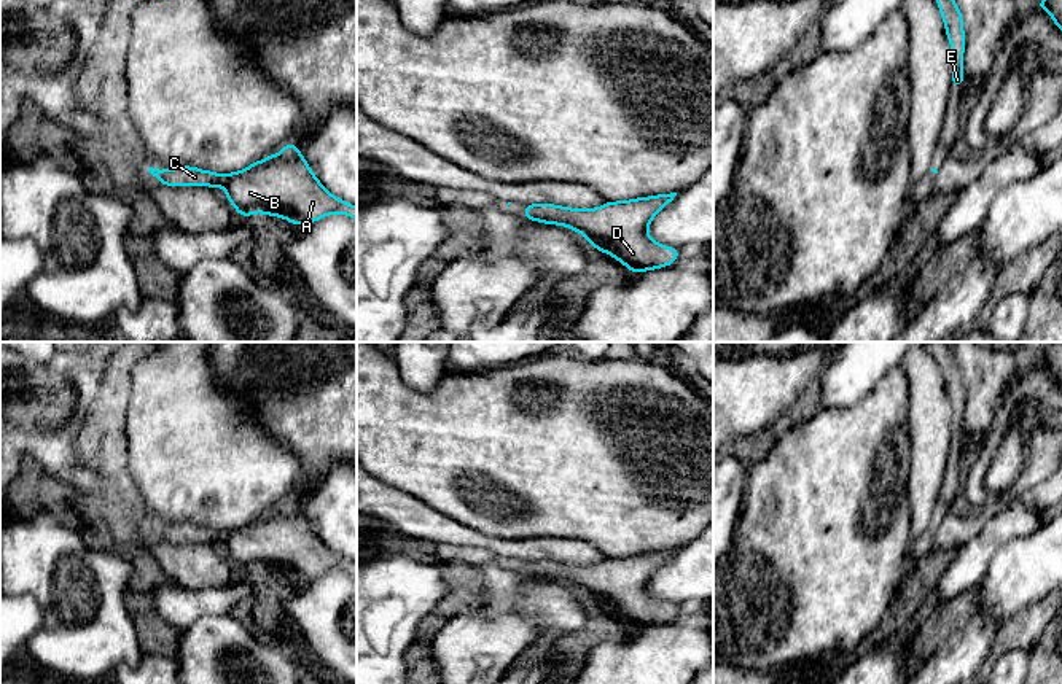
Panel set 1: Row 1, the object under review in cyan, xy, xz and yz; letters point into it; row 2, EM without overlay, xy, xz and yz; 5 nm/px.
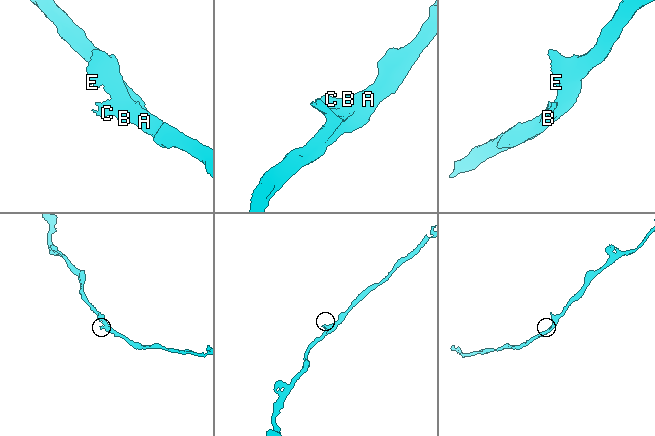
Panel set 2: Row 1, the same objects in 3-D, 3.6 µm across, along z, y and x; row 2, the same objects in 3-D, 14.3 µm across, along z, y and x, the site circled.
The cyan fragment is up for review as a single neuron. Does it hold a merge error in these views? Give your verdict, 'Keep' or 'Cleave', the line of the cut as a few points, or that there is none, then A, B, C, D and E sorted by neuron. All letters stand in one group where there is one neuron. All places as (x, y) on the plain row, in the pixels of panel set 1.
Keep. No split. Groups: A B C D E

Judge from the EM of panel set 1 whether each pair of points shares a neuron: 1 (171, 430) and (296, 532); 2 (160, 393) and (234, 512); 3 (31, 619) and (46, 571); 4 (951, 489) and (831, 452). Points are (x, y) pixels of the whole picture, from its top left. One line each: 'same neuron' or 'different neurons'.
1: different neurons
2: same neuron
3: different neurons
4: different neurons

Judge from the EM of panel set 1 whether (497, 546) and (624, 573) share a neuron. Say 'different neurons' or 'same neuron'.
different neurons

